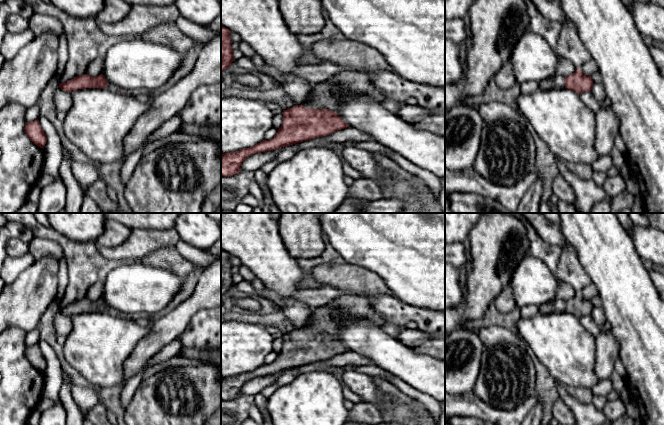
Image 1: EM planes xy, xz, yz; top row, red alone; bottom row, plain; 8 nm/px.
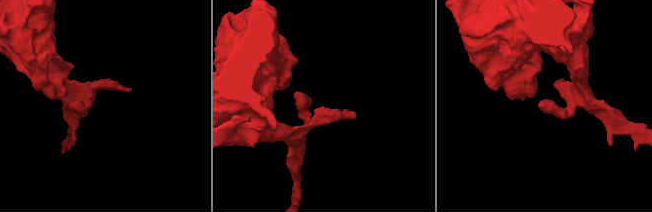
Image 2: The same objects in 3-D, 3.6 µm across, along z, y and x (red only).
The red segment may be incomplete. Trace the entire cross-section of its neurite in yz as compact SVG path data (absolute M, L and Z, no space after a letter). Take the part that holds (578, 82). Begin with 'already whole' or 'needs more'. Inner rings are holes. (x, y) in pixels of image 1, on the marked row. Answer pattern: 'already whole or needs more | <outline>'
needs more | M577 69L573 74L567 77L559 75L539 82L539 89L548 90L565 87L580 94L591 91L593 84L591 76L586 76L580 69Z

